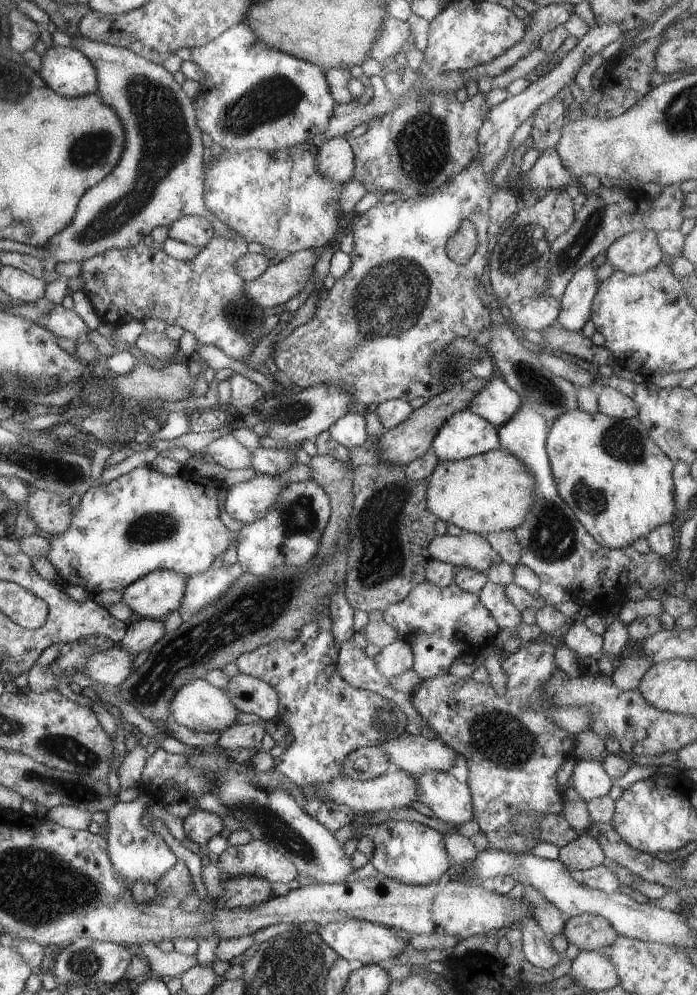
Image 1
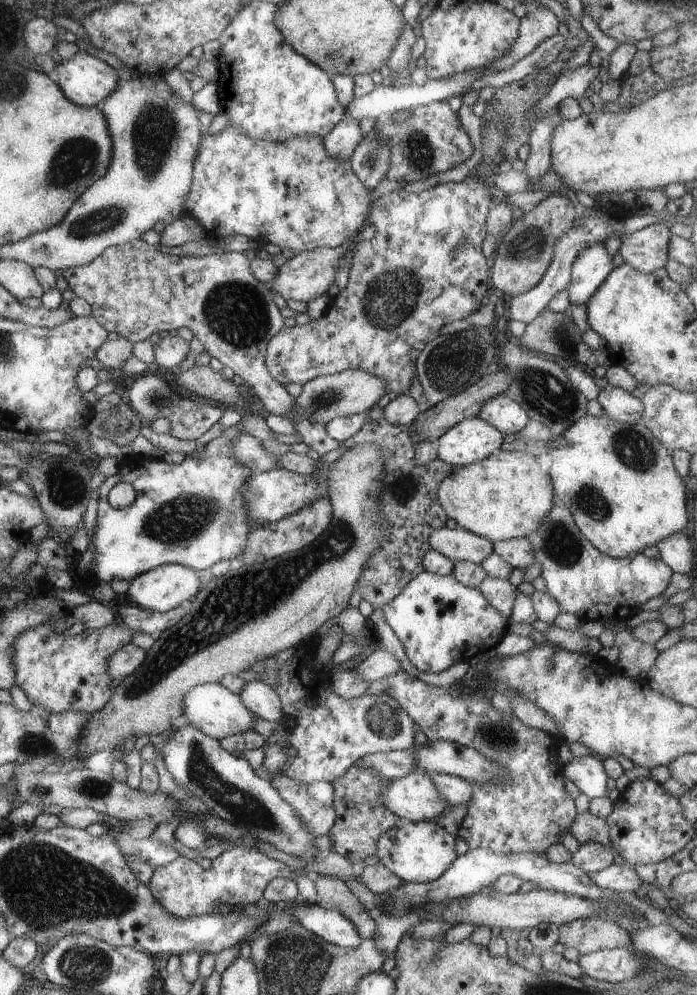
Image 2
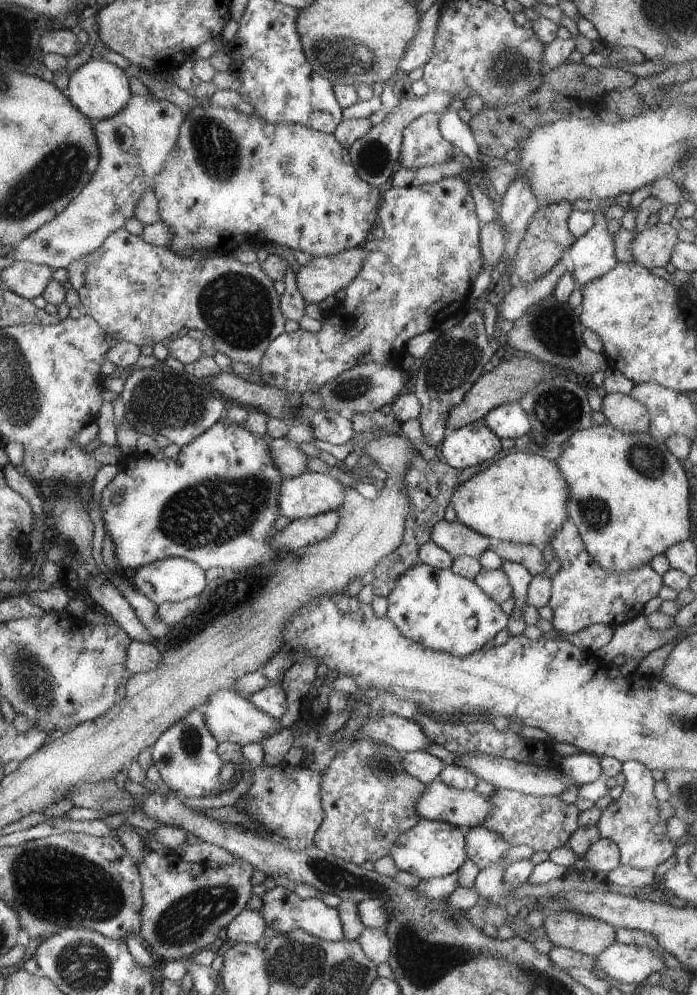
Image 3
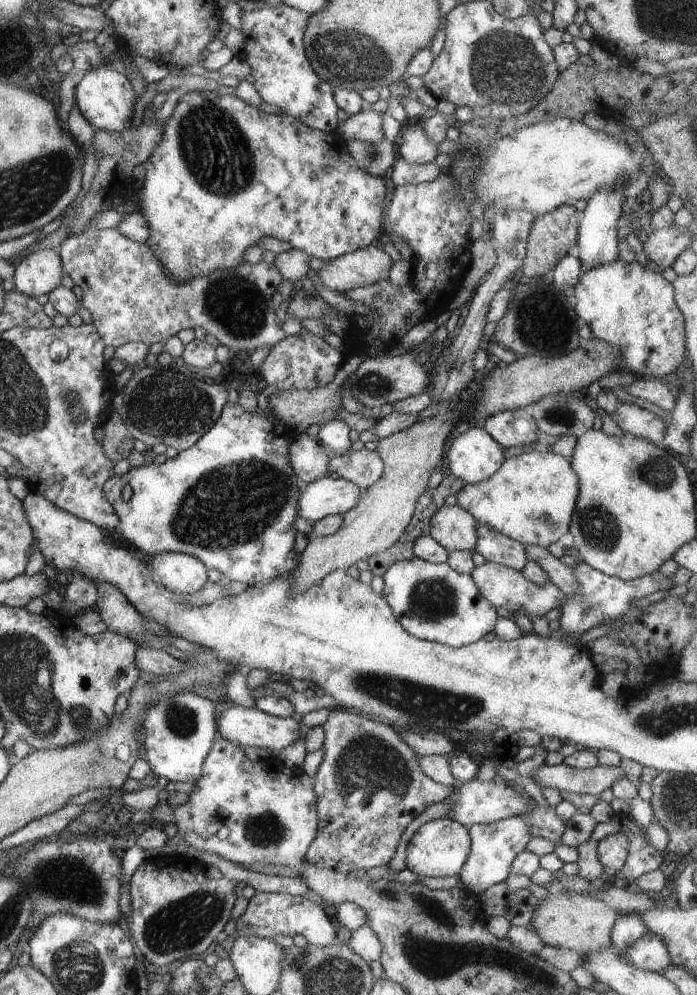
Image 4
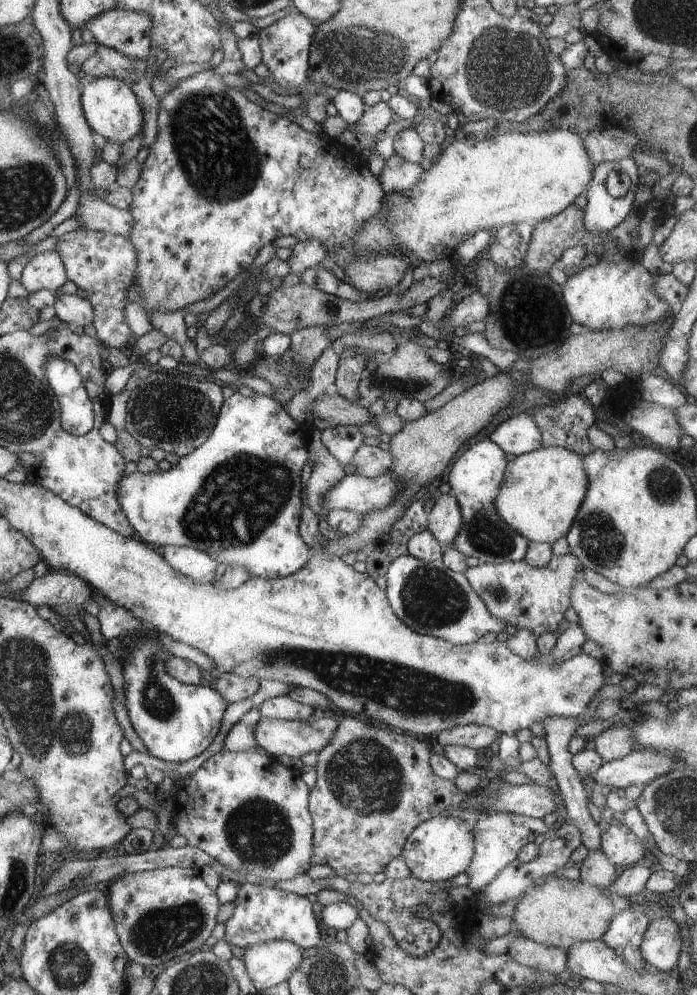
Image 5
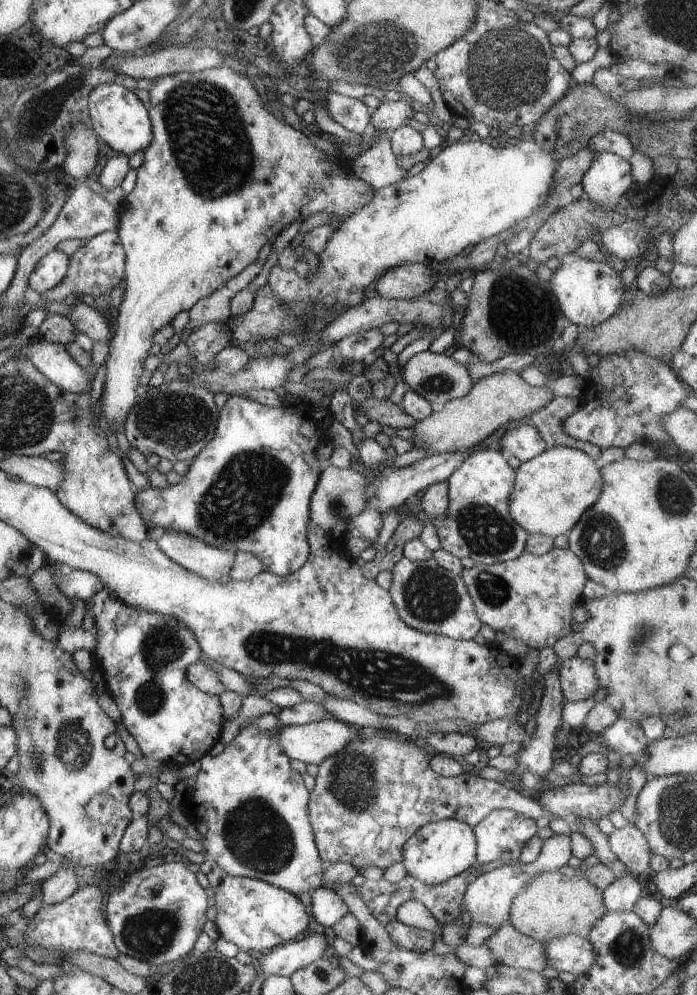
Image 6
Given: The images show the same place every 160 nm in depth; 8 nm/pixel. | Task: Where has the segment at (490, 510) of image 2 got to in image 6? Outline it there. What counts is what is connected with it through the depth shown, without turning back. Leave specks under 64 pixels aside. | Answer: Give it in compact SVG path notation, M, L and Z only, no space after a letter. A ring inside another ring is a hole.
M570 447L546 449L523 462L516 471L514 490L509 500L513 519L530 533L556 538L566 535L602 494L603 478L596 459Z

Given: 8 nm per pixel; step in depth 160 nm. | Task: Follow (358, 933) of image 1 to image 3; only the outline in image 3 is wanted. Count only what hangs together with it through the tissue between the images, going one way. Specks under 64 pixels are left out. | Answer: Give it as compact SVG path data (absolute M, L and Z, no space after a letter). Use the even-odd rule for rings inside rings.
M280 886L268 889L259 897L262 900L259 912L264 916L266 925L276 933L299 929L324 941L336 942L346 939L337 910L326 906L318 898L302 899L294 894L290 888Z

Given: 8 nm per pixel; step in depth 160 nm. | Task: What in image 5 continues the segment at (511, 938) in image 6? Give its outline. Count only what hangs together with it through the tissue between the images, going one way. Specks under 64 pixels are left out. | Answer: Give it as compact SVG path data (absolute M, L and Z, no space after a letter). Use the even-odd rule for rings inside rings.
M518 937L516 941L512 941L507 953L513 961L537 971L557 975L568 968L568 950L543 945L526 937Z

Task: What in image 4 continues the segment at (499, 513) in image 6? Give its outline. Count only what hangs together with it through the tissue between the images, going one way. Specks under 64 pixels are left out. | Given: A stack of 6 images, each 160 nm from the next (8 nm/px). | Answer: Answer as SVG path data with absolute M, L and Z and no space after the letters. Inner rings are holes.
M480 423L452 439L448 470L457 479L473 485L490 478L504 464L503 446ZM477 522L477 541L473 551L479 552L488 562L521 571L529 561L525 546L521 542L495 531L481 522Z

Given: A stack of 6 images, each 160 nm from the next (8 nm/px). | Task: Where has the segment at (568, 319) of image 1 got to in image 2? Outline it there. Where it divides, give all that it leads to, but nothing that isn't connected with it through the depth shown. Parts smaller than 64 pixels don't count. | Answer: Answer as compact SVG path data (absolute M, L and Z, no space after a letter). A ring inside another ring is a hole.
M594 244L592 248L580 252L571 268L571 282L566 290L569 306L586 306L592 294L614 270L612 256L608 254L605 244Z

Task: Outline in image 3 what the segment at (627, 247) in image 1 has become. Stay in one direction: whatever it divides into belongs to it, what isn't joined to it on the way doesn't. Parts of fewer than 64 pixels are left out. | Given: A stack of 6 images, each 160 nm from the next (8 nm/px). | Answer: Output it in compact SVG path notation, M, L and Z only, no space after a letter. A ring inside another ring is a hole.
M670 223L654 224L635 234L632 241L634 262L645 269L667 267L671 263L674 246L679 242L677 231Z

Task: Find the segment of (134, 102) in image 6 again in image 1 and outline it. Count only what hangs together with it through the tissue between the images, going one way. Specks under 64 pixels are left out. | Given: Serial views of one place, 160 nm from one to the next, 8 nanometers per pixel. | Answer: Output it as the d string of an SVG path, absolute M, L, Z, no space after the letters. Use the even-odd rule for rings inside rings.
M55 45L41 56L42 80L63 97L83 97L95 94L98 88L96 67L74 47Z

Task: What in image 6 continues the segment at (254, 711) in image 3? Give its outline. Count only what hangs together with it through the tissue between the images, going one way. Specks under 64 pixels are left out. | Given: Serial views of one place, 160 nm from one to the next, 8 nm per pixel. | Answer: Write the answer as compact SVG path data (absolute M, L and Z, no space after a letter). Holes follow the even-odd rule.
M334 716L305 725L284 725L279 734L283 751L291 759L319 765L323 760L342 752L359 738L358 728Z

